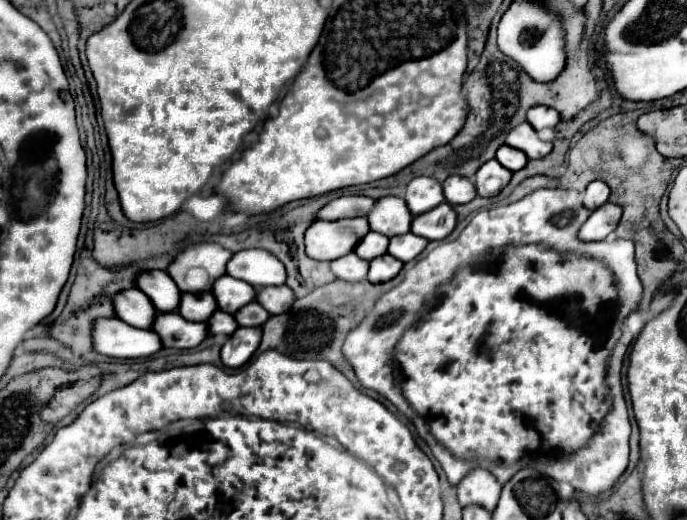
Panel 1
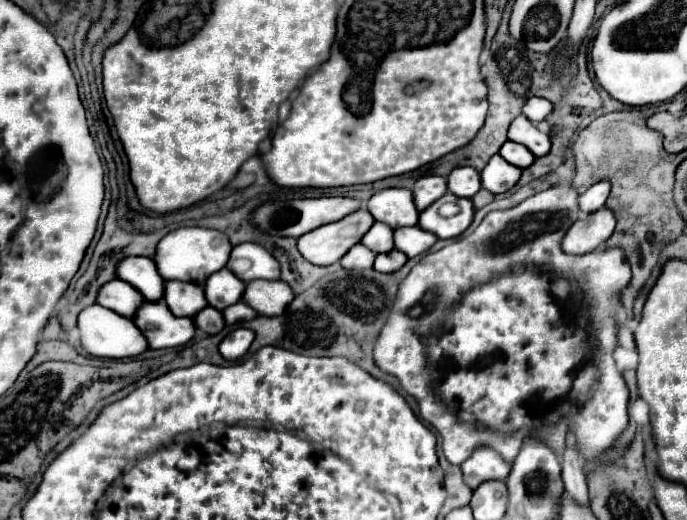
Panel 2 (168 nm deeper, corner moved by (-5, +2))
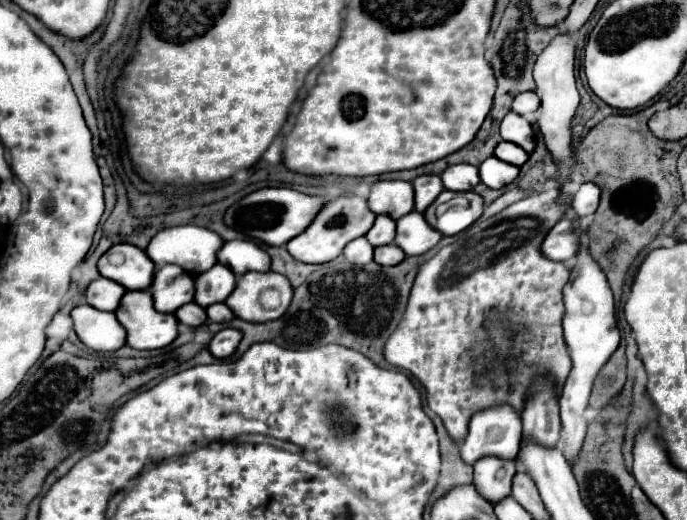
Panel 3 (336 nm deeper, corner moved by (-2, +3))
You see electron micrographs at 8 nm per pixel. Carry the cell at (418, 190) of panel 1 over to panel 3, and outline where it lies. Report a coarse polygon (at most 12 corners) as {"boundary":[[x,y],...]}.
{"boundary":[[421,175],[413,181],[415,211],[423,213],[445,189],[441,177]]}

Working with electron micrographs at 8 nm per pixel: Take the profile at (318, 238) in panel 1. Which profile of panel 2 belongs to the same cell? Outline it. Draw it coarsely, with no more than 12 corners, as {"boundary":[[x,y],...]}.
{"boundary":[[360,208],[300,236],[298,250],[316,266],[338,262],[372,224]]}

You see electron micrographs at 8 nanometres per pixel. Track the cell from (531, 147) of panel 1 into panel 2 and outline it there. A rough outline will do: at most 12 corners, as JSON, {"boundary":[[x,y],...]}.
{"boundary":[[526,116],[512,120],[508,140],[526,146],[534,156],[550,152],[548,134]]}

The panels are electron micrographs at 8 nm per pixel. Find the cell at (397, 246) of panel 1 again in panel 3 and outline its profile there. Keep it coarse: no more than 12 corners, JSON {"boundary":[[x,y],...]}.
{"boundary":[[411,211],[397,221],[395,245],[423,255],[443,235]]}

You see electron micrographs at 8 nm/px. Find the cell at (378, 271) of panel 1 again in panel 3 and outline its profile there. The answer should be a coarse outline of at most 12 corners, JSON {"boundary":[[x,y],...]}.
{"boundary":[[393,243],[375,249],[375,263],[401,263],[405,253]]}

